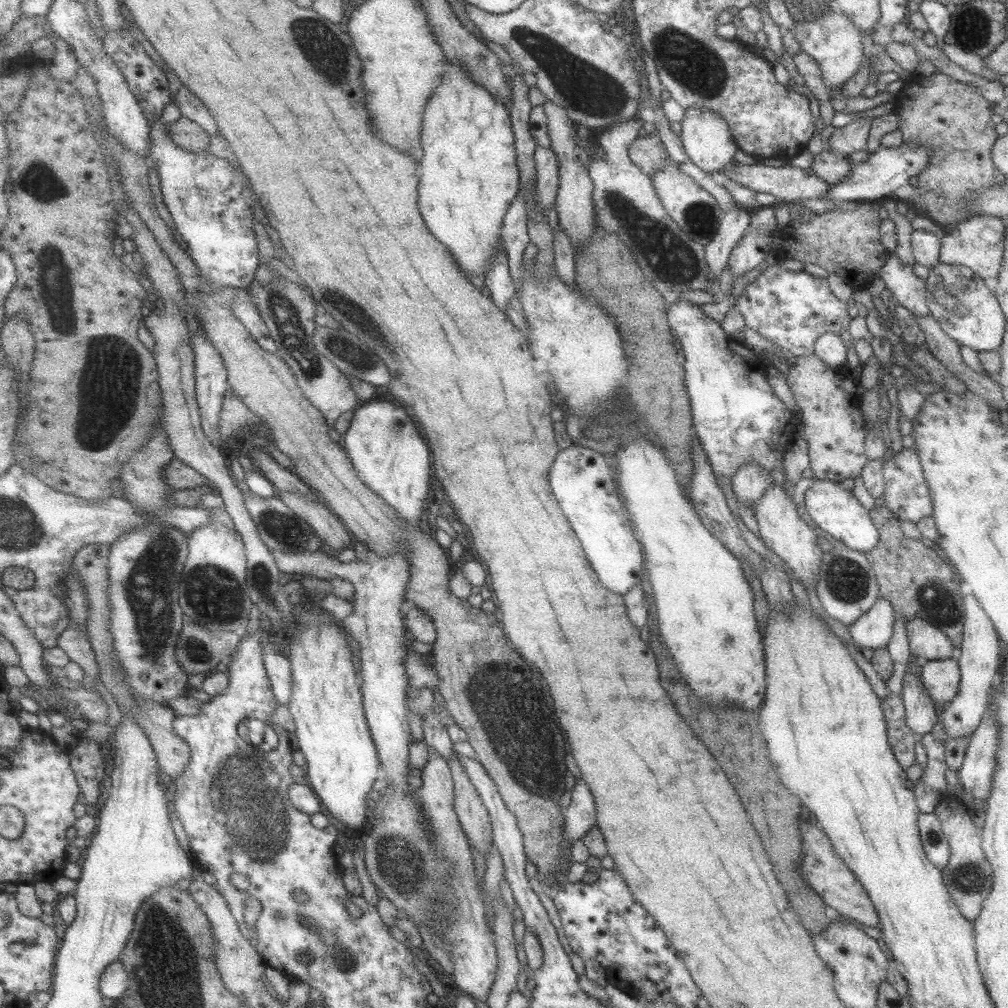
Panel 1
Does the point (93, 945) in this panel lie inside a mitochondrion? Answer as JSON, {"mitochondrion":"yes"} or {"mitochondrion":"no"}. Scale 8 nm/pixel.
{"mitochondrion":"no"}

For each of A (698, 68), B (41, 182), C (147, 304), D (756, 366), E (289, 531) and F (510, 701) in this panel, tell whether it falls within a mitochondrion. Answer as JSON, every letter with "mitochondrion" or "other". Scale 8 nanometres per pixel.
{"A":"mitochondrion","B":"mitochondrion","C":"other","D":"other","E":"mitochondrion","F":"mitochondrion"}

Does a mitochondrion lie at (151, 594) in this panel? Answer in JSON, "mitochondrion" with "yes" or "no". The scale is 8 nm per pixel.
{"mitochondrion":"yes"}

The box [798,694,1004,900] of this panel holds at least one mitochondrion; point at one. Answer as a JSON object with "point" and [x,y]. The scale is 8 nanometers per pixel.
{"point":[969,878]}

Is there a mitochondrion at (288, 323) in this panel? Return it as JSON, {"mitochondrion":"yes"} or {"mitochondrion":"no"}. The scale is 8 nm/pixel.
{"mitochondrion":"yes"}

